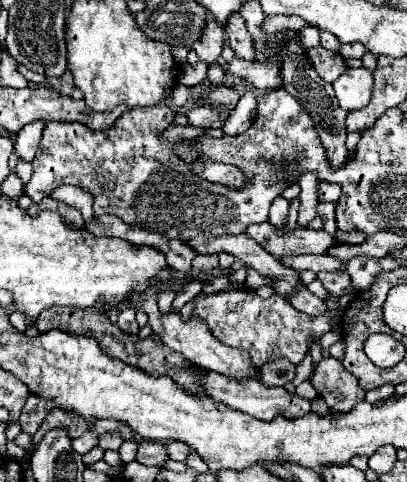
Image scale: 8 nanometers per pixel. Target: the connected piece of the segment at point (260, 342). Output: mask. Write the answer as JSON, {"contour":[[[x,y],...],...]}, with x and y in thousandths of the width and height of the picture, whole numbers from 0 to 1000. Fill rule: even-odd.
{"contour":[[[614,600],[545,604],[526,612],[496,608],[477,629],[472,658],[482,654],[511,674],[511,683],[541,712],[604,724],[629,761],[644,761],[663,745],[683,741],[708,741],[717,753],[732,757],[757,728],[762,699],[786,699],[816,683],[816,654],[762,658],[730,645],[688,612],[644,620],[629,604]]]}

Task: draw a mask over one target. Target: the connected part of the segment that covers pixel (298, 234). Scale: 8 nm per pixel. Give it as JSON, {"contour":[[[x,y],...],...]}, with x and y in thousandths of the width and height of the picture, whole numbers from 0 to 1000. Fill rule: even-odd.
{"contour":[[[663,463],[614,467],[604,488],[639,504],[678,537],[703,537],[717,529],[806,529],[811,512],[840,508],[840,500],[830,500],[821,488],[806,488],[801,479],[762,479],[732,471],[717,483],[683,483],[683,475]]]}

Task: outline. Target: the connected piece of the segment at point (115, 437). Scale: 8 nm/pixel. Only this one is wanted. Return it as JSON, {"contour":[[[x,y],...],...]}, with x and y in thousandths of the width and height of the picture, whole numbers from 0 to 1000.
{"contour":[[[280,894],[280,898],[256,898],[256,902],[246,902],[241,927],[251,927],[256,936],[265,936],[265,932],[295,932],[300,919],[305,919],[300,902],[295,902],[290,894]]]}

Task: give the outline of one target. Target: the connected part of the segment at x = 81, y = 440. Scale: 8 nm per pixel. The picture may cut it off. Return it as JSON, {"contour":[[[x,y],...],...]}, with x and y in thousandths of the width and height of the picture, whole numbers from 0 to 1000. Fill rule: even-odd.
{"contour":[[[206,898],[201,907],[192,907],[192,911],[182,911],[177,915],[177,932],[182,936],[192,936],[197,944],[206,944],[206,940],[216,940],[226,927],[236,927],[236,919],[241,919],[241,902],[231,902],[231,898]]]}

